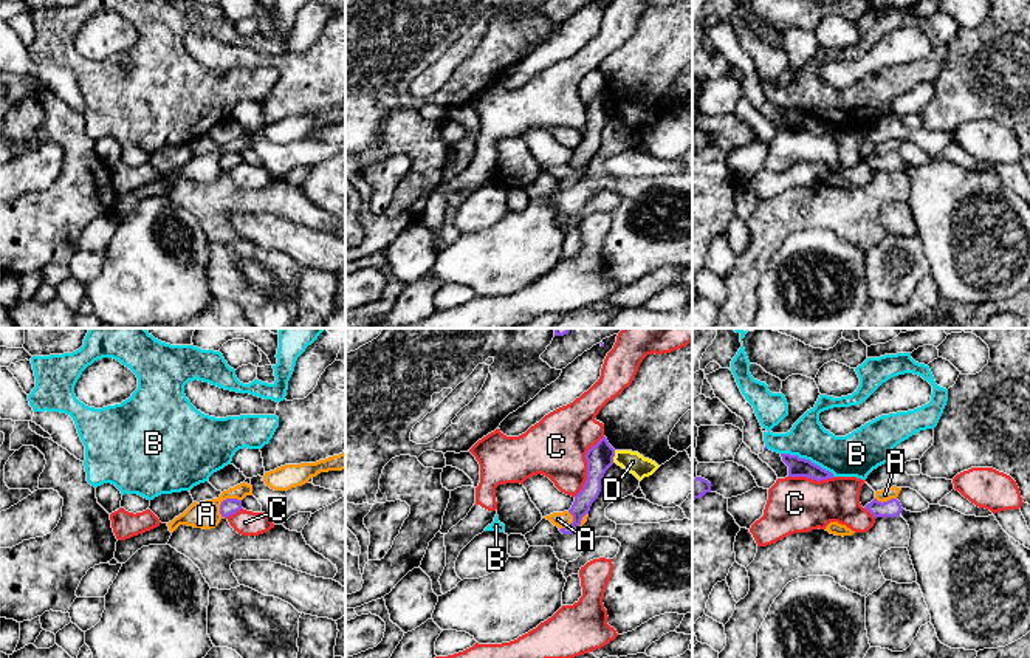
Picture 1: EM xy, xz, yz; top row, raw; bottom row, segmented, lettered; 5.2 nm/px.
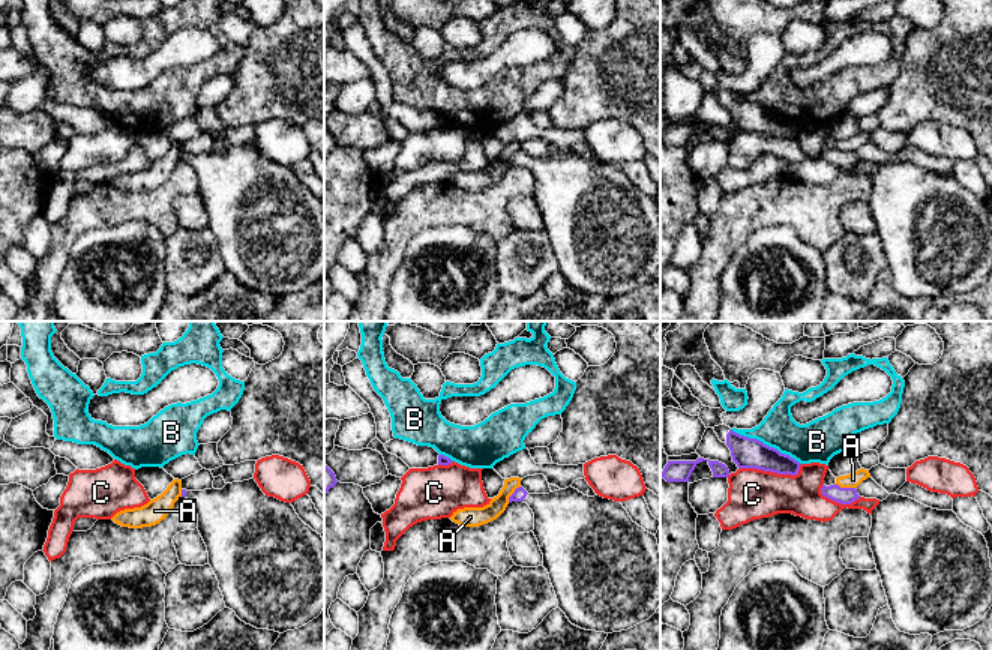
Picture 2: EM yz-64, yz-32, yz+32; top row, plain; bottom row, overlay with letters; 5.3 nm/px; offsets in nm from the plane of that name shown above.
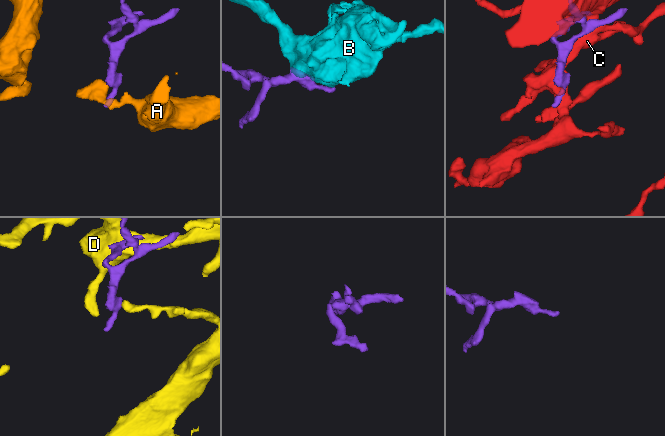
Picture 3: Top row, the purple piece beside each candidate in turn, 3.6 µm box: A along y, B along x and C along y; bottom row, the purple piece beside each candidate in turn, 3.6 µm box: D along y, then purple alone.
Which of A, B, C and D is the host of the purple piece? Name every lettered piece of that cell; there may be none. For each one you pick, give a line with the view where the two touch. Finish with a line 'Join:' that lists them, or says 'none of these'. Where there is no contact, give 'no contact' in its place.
Join: none of these

